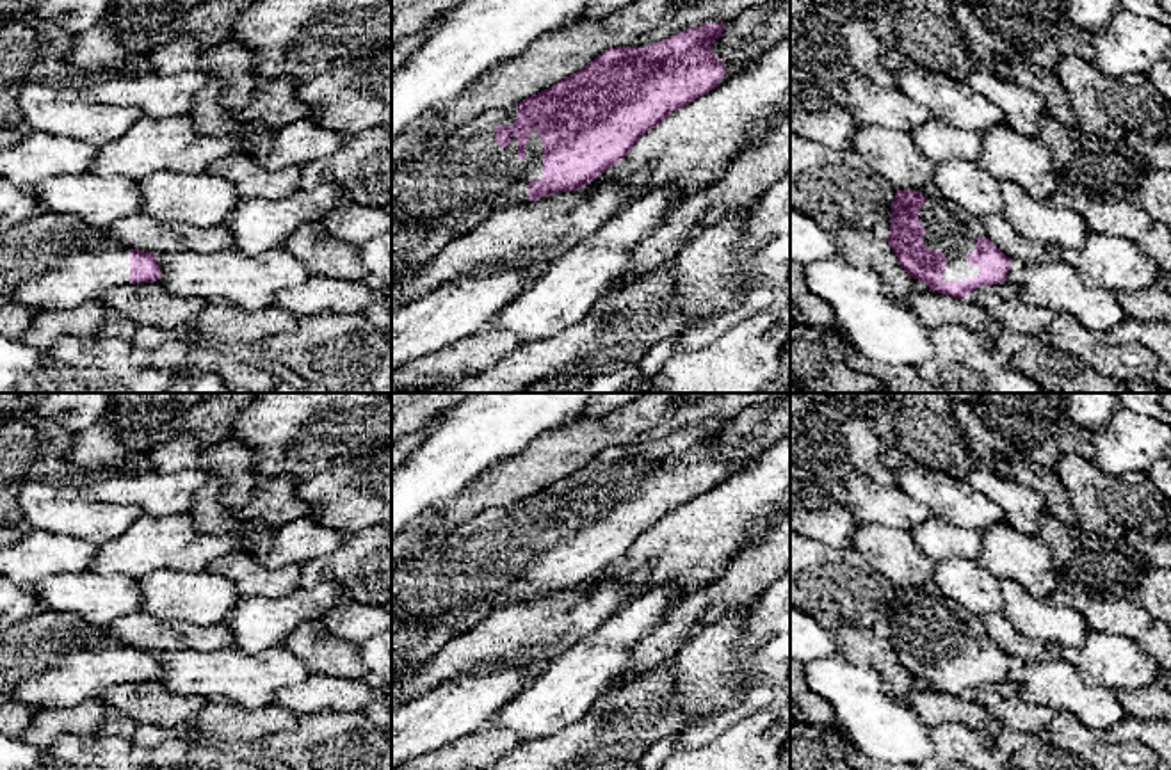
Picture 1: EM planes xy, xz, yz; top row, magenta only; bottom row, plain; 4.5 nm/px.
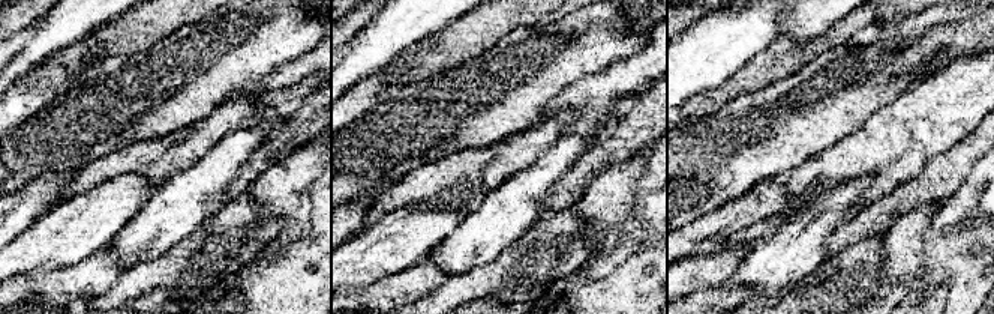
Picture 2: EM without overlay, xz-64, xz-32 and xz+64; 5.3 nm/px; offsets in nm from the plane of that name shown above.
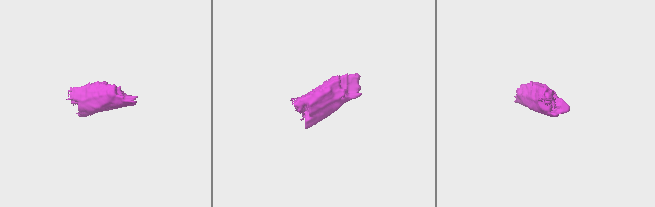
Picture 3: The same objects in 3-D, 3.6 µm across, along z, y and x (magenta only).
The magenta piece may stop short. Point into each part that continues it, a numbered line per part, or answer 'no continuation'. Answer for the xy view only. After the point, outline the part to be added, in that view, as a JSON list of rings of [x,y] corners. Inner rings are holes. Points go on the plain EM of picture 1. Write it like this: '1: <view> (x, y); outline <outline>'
1: xy (50, 660); outline [[[37,610],[0,633],[0,702],[68,708],[130,683],[130,647],[77,614]]]

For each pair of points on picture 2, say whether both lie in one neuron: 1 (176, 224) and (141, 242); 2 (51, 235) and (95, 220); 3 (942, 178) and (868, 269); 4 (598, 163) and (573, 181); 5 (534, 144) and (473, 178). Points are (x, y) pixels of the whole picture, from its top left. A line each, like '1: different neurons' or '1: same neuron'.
1: same neuron
2: same neuron
3: different neurons
4: same neuron
5: same neuron

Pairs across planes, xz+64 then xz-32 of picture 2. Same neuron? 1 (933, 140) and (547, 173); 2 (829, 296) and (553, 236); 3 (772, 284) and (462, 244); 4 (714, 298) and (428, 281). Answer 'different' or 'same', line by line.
1: different
2: same
3: same
4: same

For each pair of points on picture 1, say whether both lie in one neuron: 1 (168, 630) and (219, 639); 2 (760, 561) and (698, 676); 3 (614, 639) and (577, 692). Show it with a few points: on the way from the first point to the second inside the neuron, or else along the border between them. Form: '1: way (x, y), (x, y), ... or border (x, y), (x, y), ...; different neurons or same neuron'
1: way (180, 635), (207, 637); same neuron
2: border (753, 601), (709, 623), (696, 635); different neurons
3: way (607, 651), (579, 680); same neuron

